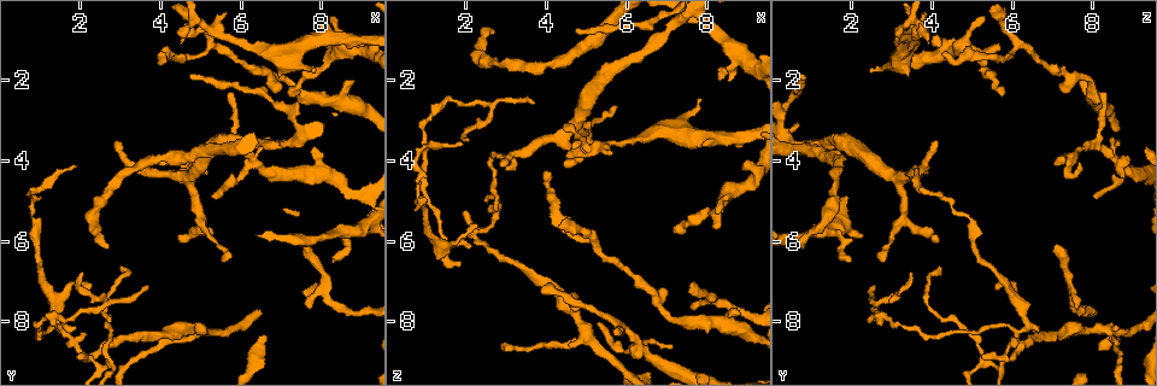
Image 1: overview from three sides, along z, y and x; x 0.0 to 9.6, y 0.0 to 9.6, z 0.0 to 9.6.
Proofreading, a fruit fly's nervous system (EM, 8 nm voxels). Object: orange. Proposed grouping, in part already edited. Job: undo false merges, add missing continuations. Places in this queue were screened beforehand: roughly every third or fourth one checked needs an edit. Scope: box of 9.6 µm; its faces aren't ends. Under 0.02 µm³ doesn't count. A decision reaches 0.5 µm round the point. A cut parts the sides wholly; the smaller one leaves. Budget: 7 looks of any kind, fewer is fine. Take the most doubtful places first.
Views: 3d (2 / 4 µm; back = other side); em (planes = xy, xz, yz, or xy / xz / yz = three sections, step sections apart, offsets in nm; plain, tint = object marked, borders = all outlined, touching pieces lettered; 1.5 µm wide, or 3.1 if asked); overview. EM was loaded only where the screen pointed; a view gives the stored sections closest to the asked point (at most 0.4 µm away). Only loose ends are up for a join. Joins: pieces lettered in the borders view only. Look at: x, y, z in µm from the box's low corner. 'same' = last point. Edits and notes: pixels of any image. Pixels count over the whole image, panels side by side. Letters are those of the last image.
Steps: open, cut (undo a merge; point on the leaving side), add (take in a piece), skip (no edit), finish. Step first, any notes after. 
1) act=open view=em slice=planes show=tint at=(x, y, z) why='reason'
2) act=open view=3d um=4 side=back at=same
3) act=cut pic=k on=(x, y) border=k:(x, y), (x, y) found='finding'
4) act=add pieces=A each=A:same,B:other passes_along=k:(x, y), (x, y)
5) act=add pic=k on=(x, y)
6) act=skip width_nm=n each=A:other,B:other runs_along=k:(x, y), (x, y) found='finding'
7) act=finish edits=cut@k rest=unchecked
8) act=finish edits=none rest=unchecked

act=open view=em slice=planes show=borders at=(2.25, 9.00, 5.90)

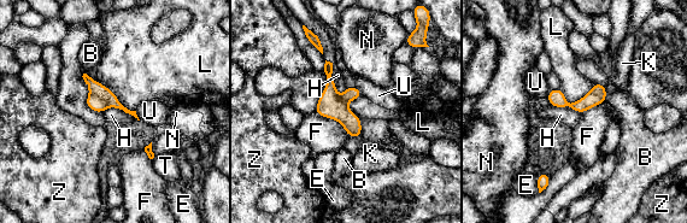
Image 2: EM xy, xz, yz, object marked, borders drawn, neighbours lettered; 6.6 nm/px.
act=cut pic=2 on=(95, 87) width_nm=110 each=B:other,E:other,F:other,H:other,K:other,L:other,N:other,T:other,U:other,Z:other found='a second cell is stuck on'

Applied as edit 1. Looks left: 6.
act=open view=em slice=planes show=borders at=(7.15, 3.55, 8.60) why='thin end'

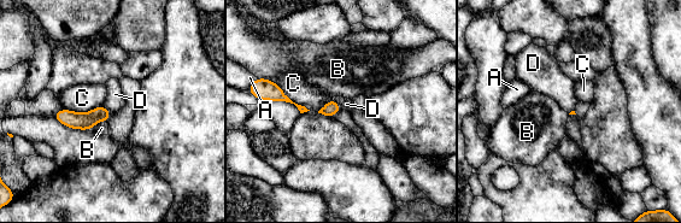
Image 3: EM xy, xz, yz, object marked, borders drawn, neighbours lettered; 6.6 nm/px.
act=skip each=A:other,B:other,C:other,D:other runs_along=3:(57, 115), (69, 118), (107, 115) found='no lettered piece goes on from it'

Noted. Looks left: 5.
act=finish edits=cut@2 rest=unchecked

